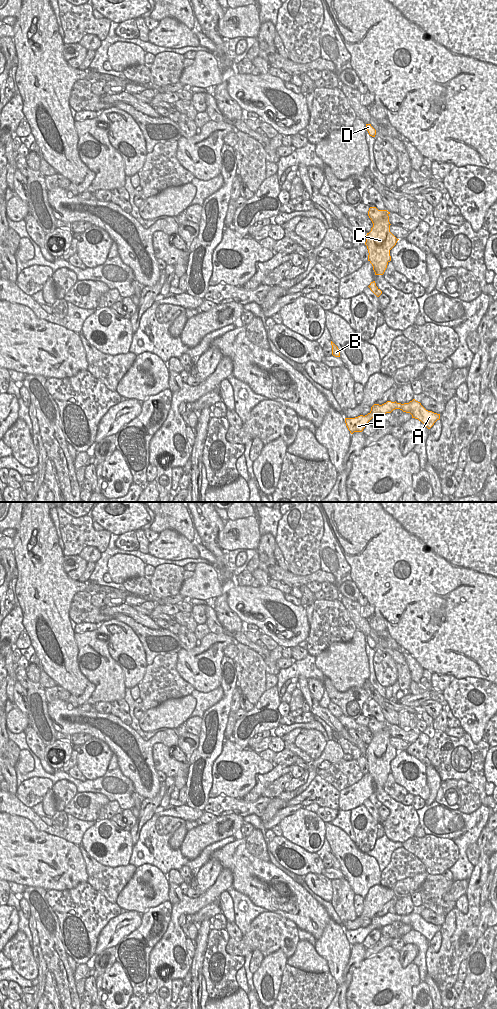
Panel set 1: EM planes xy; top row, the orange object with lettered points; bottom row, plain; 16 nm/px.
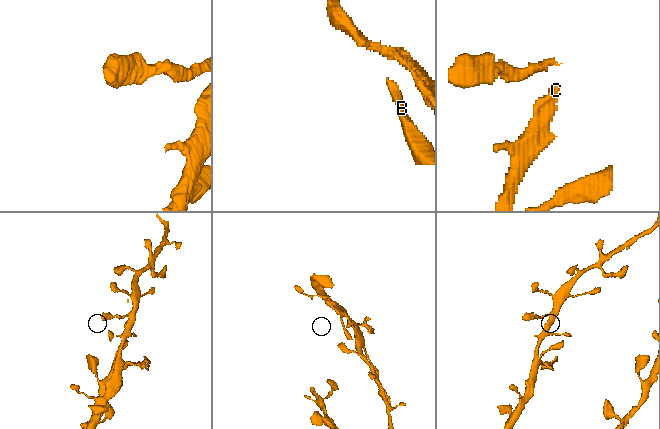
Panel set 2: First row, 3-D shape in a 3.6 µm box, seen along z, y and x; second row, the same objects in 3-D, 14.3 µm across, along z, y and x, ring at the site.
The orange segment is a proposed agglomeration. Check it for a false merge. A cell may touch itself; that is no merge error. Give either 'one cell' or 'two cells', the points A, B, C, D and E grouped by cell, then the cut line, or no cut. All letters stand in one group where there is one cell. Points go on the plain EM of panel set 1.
two cells; A / B C D E; cut in xy along (393, 914), (400, 920)

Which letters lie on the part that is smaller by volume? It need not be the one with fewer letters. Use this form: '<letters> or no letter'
A

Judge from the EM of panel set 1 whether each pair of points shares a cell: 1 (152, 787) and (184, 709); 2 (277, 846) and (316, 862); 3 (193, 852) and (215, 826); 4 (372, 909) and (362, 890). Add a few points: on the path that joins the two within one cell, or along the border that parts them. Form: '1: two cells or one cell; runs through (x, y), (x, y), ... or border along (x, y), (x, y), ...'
1: two cells; border along (168, 728), (173, 729)
2: one cell; runs through (287, 847), (292, 847), (306, 859)
3: one cell; runs through (195, 846), (209, 832)
4: two cells; border along (379, 883), (372, 886), (364, 898)

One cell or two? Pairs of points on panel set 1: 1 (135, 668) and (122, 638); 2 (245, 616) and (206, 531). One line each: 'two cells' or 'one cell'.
1: one cell
2: two cells

